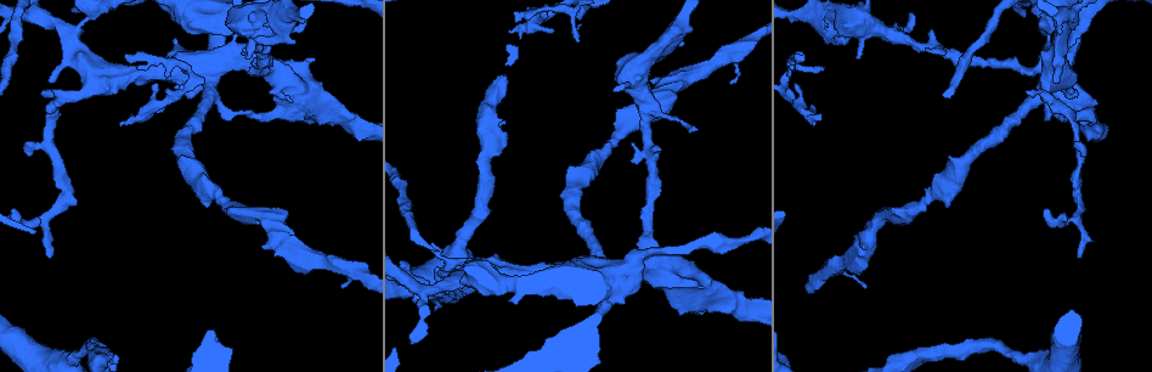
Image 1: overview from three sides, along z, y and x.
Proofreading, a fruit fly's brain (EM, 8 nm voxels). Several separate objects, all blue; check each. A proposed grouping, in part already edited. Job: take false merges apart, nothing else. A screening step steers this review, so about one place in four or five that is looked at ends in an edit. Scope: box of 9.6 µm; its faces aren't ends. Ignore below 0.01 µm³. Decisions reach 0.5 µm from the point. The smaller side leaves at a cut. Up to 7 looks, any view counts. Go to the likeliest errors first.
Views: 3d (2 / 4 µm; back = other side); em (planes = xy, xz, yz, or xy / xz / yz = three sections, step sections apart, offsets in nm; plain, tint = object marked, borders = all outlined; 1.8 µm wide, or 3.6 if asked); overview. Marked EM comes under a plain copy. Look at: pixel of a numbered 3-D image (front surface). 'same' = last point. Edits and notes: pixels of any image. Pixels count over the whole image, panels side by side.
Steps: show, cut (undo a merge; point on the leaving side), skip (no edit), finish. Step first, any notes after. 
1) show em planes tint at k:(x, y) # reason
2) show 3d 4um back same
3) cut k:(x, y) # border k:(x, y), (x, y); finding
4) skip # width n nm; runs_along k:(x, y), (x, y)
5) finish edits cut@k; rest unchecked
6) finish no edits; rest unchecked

show em 3.6um xy step 8 tint at 1:(537, 21) # calibre changes

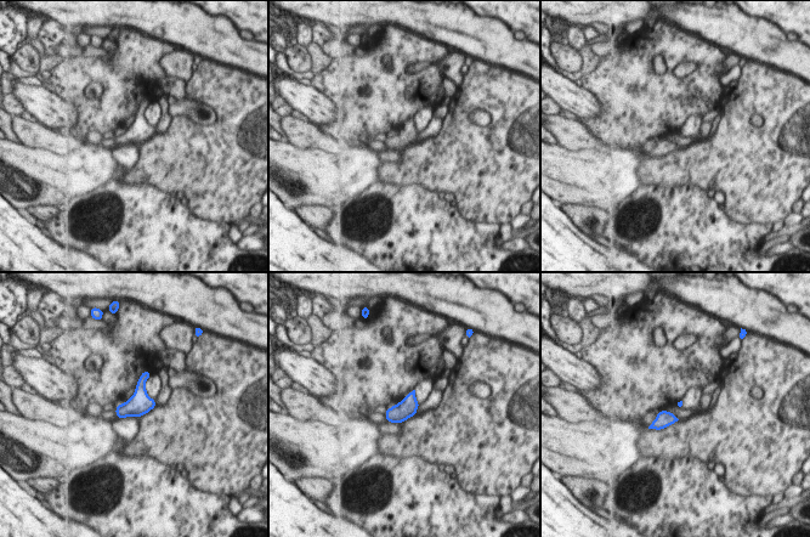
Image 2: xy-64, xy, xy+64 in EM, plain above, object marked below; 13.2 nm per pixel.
skip # width 140 nm; continuous, no second neuron

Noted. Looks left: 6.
show 3d 4um at 1:(273, 69) # thin arm on a thick one

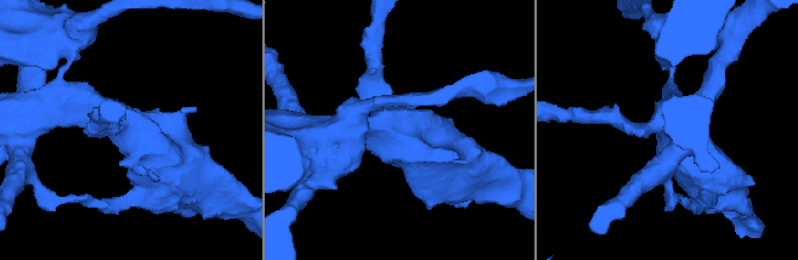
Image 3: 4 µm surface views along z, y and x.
show em 3.6um xy step 8 tint at 3:(125, 125) # now the EM

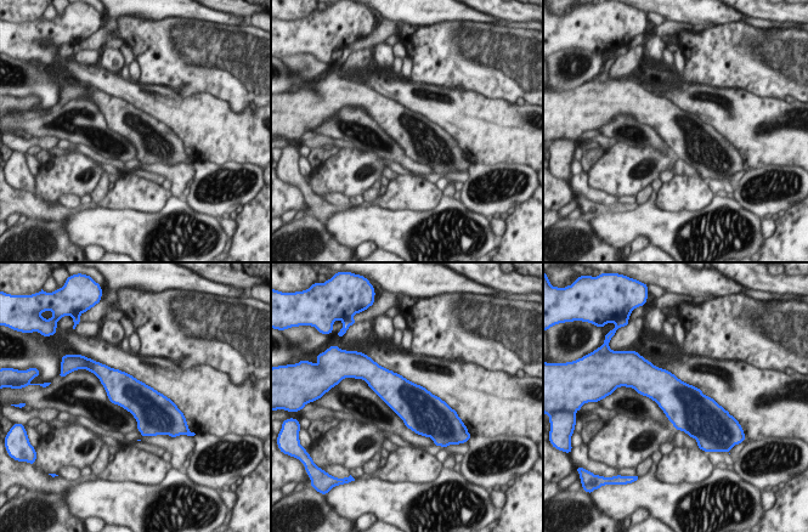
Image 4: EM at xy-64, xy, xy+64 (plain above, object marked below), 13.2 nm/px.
show em 3.6um planes tint same

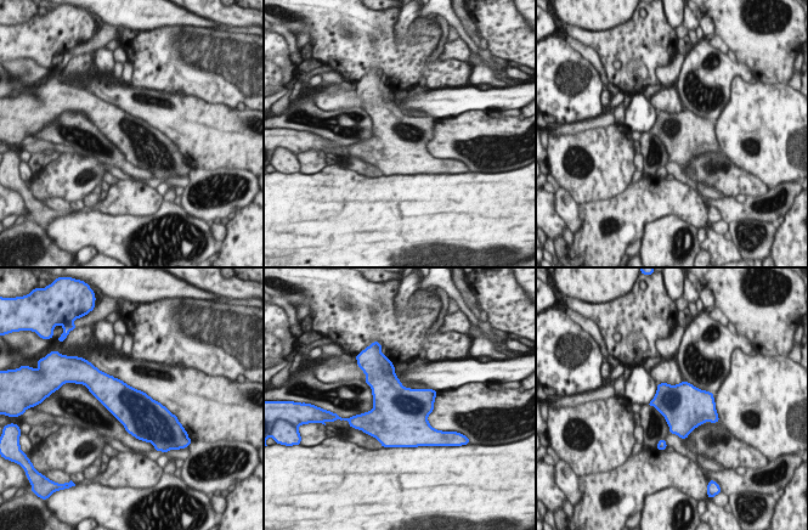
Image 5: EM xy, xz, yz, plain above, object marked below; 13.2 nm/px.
skip # all the same neuron

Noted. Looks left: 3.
show 3d 4um at 1:(252, 18)

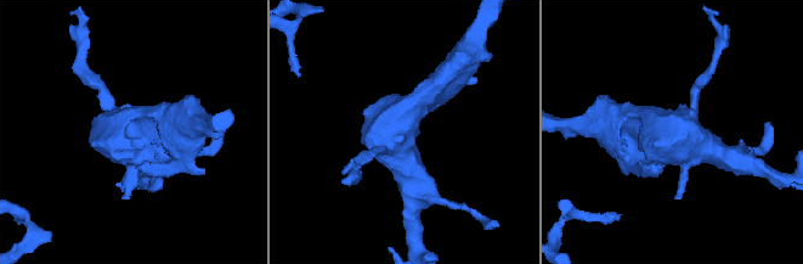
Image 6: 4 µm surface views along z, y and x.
show em 3.6um planes tint at 6:(131, 130)

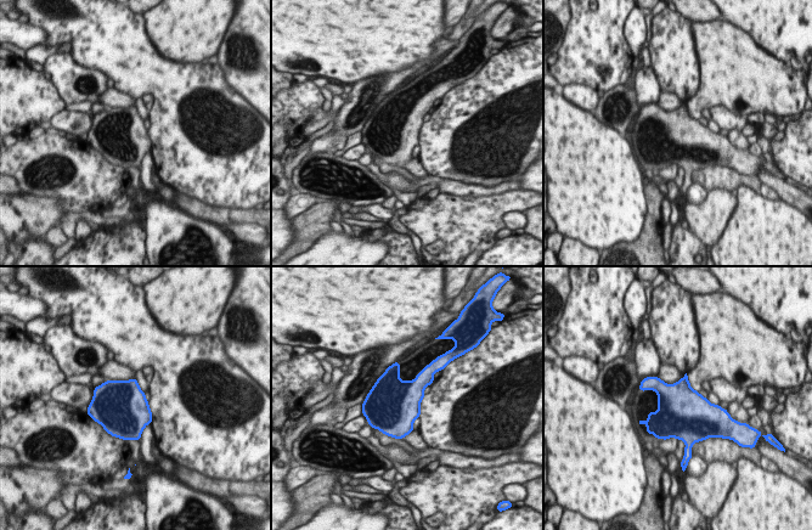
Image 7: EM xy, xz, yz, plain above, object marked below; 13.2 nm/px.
skip # width 650 nm; one neuron here

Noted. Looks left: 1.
finish no edits; rest unchecked

